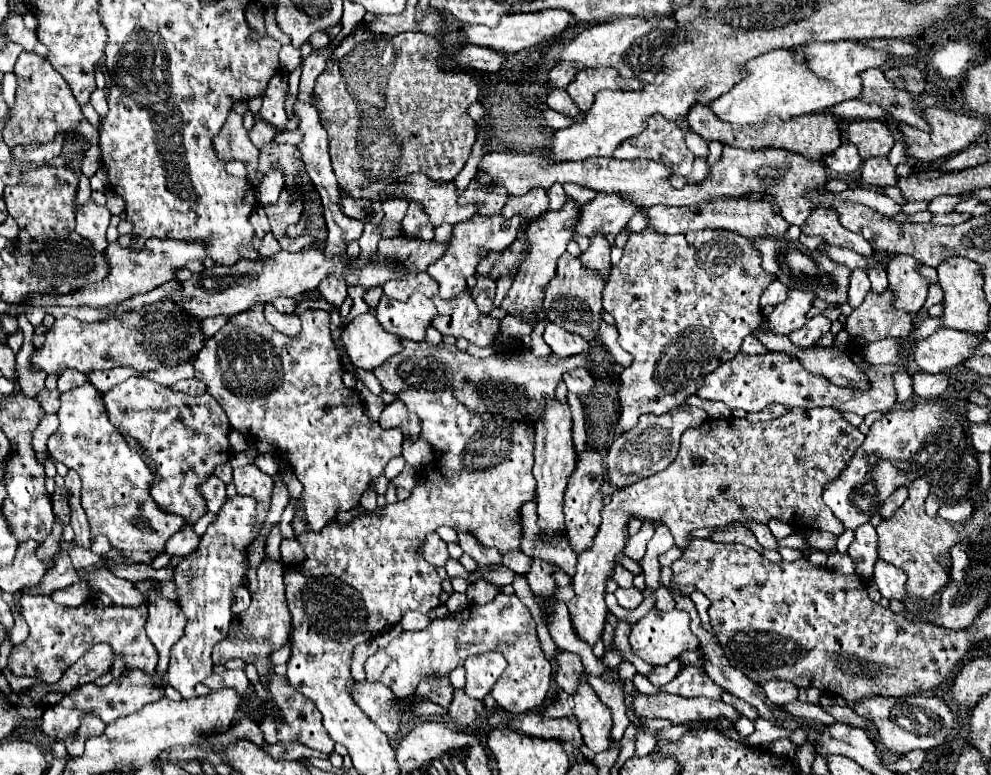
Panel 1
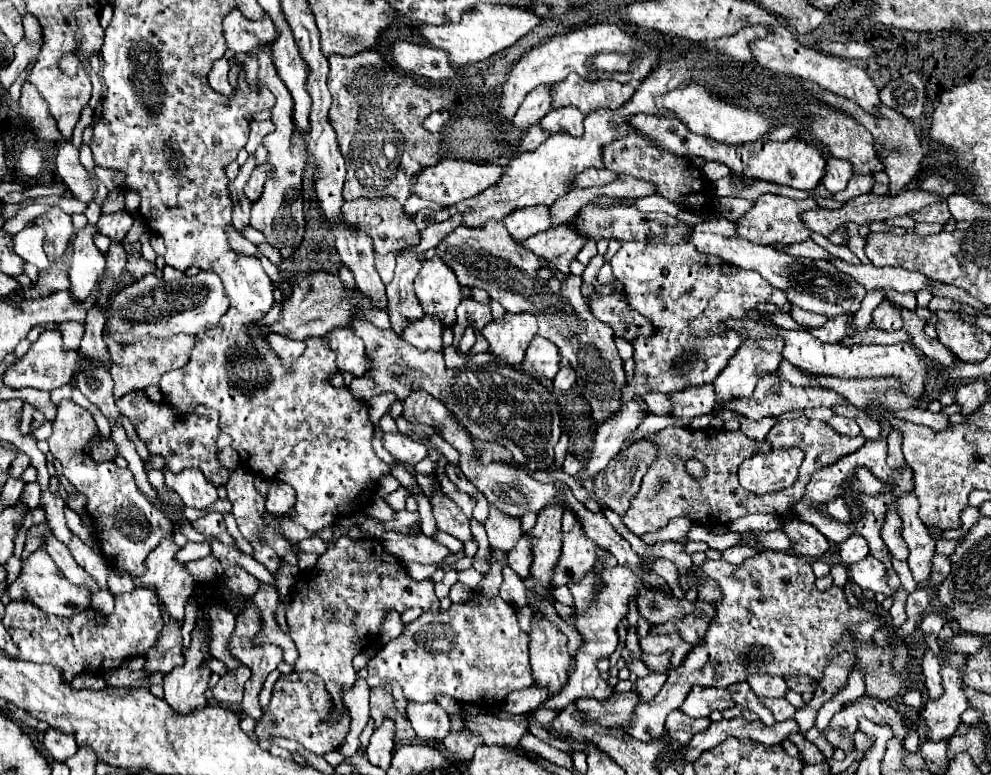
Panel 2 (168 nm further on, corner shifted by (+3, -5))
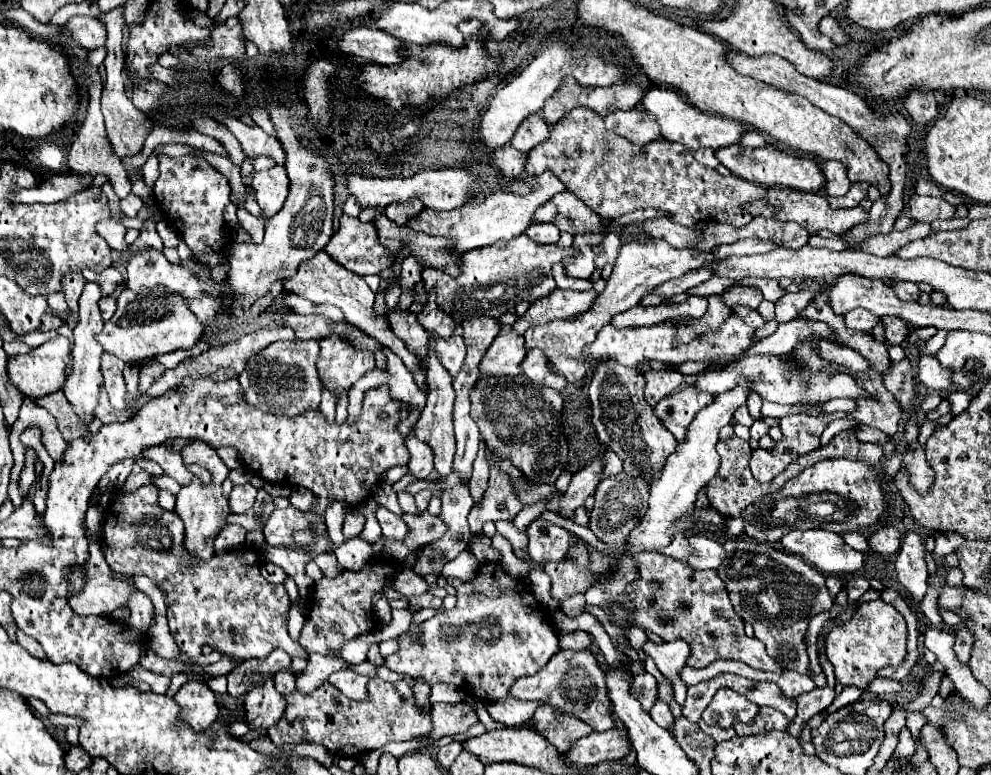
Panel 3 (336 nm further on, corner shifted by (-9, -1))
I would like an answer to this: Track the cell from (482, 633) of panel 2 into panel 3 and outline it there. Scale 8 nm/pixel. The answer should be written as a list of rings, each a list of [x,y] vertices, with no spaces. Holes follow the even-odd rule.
[[[486,563],[478,569],[472,581],[462,582],[459,579],[446,579],[456,590],[456,607],[444,615],[436,615],[420,625],[422,641],[414,643],[406,633],[400,635],[400,651],[386,659],[386,667],[410,677],[424,677],[430,685],[434,683],[452,683],[466,695],[476,695],[478,699],[496,701],[508,695],[510,685],[518,677],[538,673],[554,653],[560,651],[558,633],[552,627],[548,613],[540,607],[534,593],[520,579],[510,577],[498,563]],[[494,629],[504,629],[500,637],[494,637]]]

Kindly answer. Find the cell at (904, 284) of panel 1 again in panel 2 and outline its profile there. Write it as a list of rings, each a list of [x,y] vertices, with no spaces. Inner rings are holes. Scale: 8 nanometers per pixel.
[[[884,299],[876,307],[876,311],[872,313],[872,319],[878,329],[902,329],[904,325],[904,319],[900,319],[900,307],[888,299]]]

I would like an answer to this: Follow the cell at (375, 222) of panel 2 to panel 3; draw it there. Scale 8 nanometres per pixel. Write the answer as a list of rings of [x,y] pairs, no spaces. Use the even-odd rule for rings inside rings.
[[[342,215],[340,217],[340,227],[338,231],[332,235],[332,239],[328,241],[328,245],[324,247],[324,251],[342,267],[346,267],[348,271],[356,273],[356,275],[372,275],[372,273],[380,273],[382,269],[386,269],[396,255],[390,253],[380,241],[378,241],[378,233],[376,227],[372,223],[360,223],[358,217],[348,217]]]

